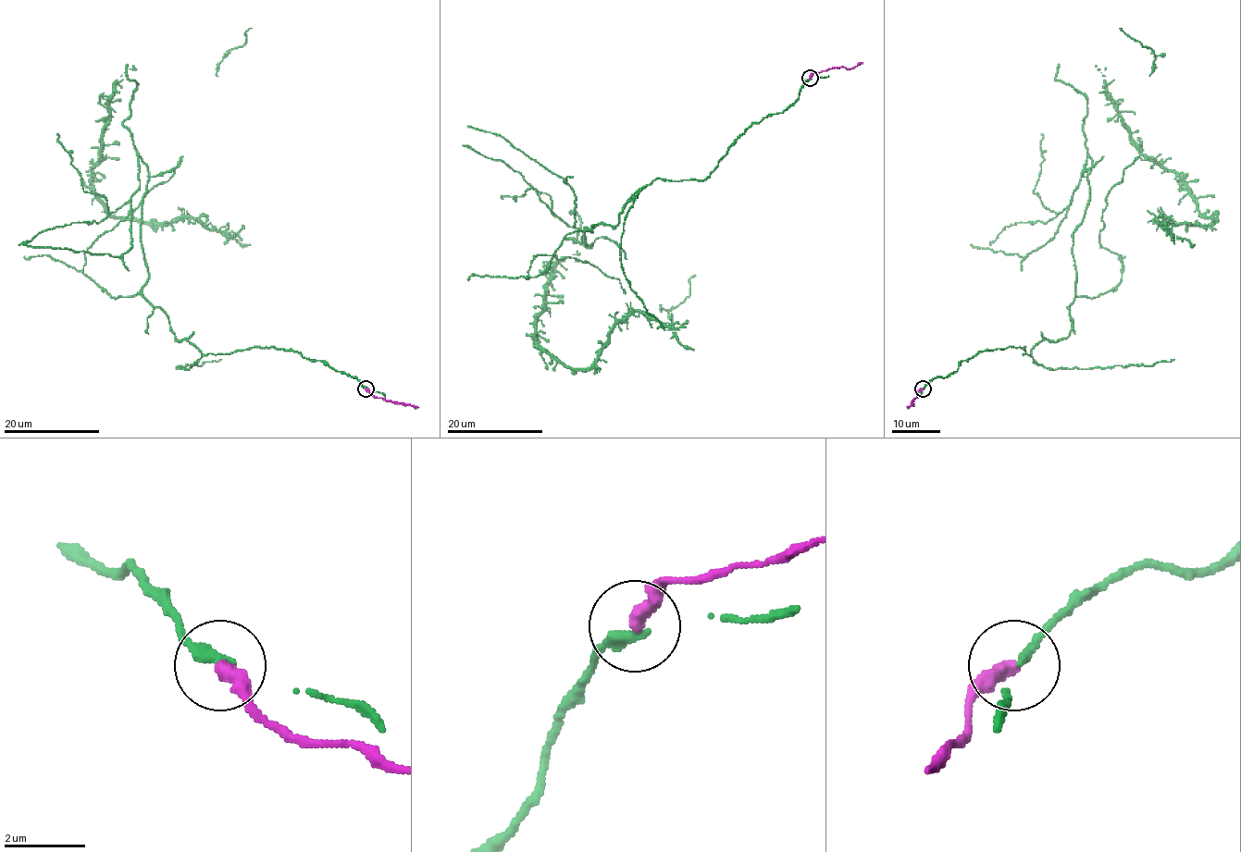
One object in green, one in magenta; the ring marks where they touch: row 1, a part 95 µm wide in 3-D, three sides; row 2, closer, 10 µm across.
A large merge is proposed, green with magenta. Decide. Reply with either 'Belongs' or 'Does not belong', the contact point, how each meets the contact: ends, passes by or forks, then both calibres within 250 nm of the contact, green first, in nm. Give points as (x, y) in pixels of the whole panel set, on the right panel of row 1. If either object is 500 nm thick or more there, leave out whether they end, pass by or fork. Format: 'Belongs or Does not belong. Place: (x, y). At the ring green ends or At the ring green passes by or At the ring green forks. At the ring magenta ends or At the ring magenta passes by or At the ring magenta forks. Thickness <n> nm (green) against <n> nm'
Does not belong. Place: (923, 388). At the ring green ends. At the ring magenta ends. Thickness 300 nm (green) against 360 nm

